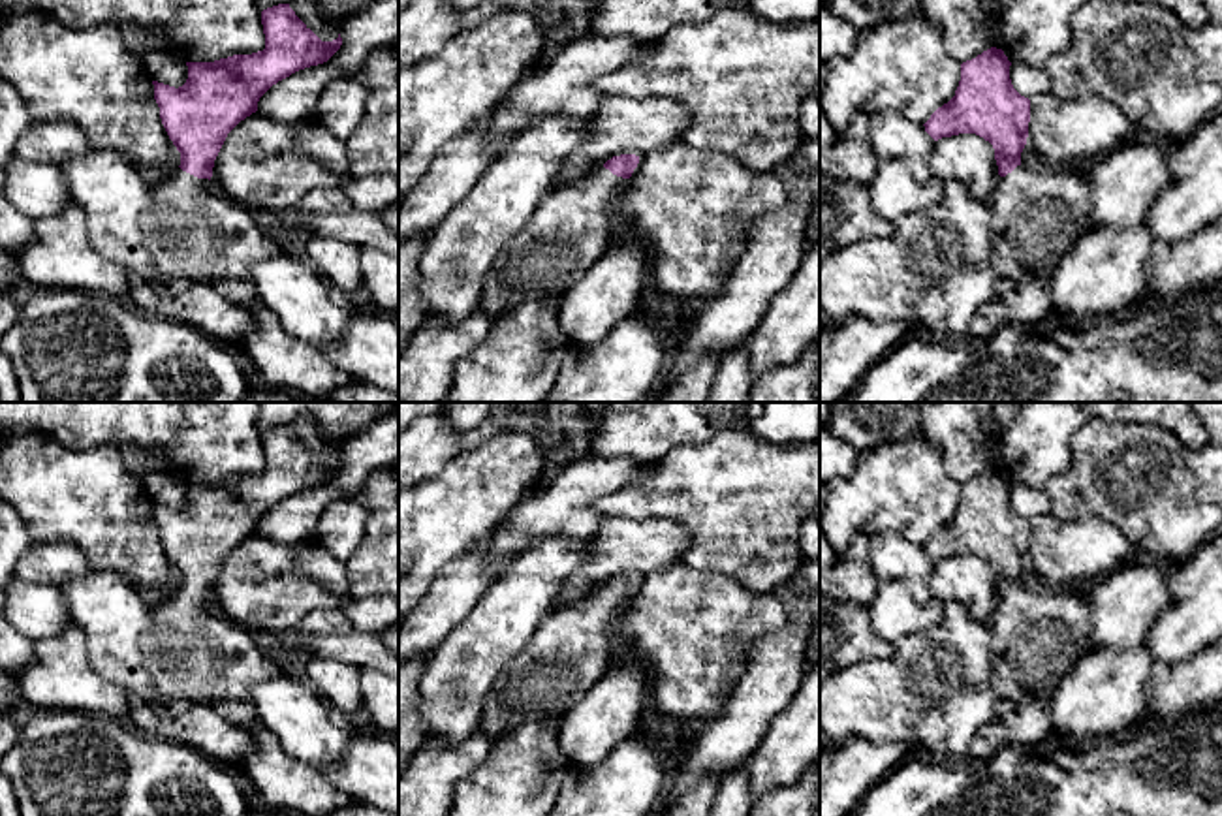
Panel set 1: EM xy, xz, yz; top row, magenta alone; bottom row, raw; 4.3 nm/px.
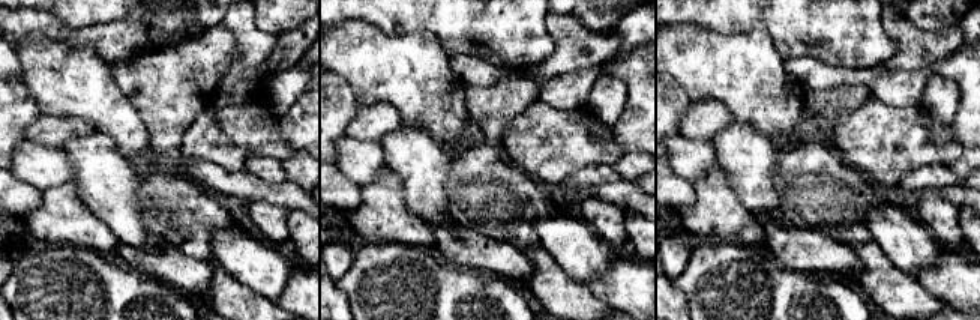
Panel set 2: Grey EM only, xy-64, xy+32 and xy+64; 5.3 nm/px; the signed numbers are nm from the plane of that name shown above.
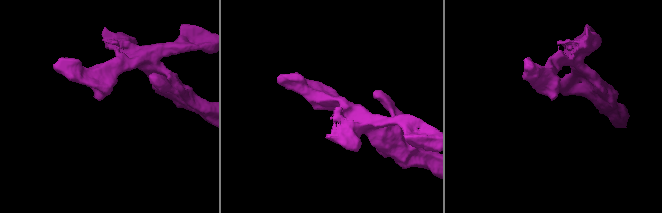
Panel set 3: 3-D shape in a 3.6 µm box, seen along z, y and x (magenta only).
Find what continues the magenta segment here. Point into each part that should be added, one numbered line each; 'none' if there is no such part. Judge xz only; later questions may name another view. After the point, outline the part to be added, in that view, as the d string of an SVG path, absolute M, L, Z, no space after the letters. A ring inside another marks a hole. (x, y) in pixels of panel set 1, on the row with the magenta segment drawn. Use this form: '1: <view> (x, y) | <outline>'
1: xz (572, 228) | M600 167L575 179L560 180L536 207L528 224L500 250L483 278L479 305L491 323L525 301L562 297L615 244L619 196L628 179Z

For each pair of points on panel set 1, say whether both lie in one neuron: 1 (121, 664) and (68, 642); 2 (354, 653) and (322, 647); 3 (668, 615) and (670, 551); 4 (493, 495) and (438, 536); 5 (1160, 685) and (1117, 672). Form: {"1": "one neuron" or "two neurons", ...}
{"1": "two neurons", "2": "one neuron", "3": "two neurons", "4": "one neuron", "5": "two neurons"}

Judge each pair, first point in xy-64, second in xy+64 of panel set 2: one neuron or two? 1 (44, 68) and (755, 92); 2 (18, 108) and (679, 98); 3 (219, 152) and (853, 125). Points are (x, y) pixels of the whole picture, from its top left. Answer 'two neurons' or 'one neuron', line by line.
1: one neuron
2: one neuron
3: one neuron

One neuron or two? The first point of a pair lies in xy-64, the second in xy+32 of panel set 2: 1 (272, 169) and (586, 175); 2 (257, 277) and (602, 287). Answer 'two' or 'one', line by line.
1: one
2: two

